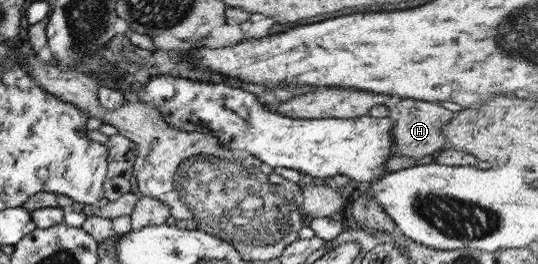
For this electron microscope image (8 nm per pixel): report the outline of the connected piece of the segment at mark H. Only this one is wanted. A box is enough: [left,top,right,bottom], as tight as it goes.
[386,100,453,161]

